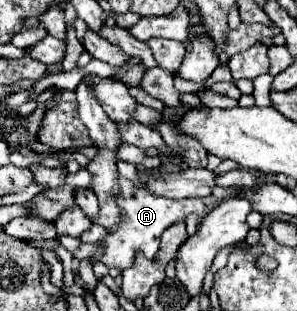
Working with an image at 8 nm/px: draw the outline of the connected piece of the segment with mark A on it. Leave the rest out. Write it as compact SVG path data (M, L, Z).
M119 176L119 190L121 192L117 196L117 206L121 208L121 214L125 220L119 222L117 226L109 228L107 236L97 242L103 246L103 252L93 254L89 258L91 264L101 262L107 268L125 270L125 268L133 266L135 252L143 252L147 258L153 258L159 250L159 238L161 238L163 230L167 230L177 220L185 220L193 212L199 214L199 218L203 218L209 212L209 208L205 206L205 202L201 198L183 198L183 200L159 198L159 196L153 196L147 190L139 188L137 184L133 184L133 180L127 180L123 176Z

